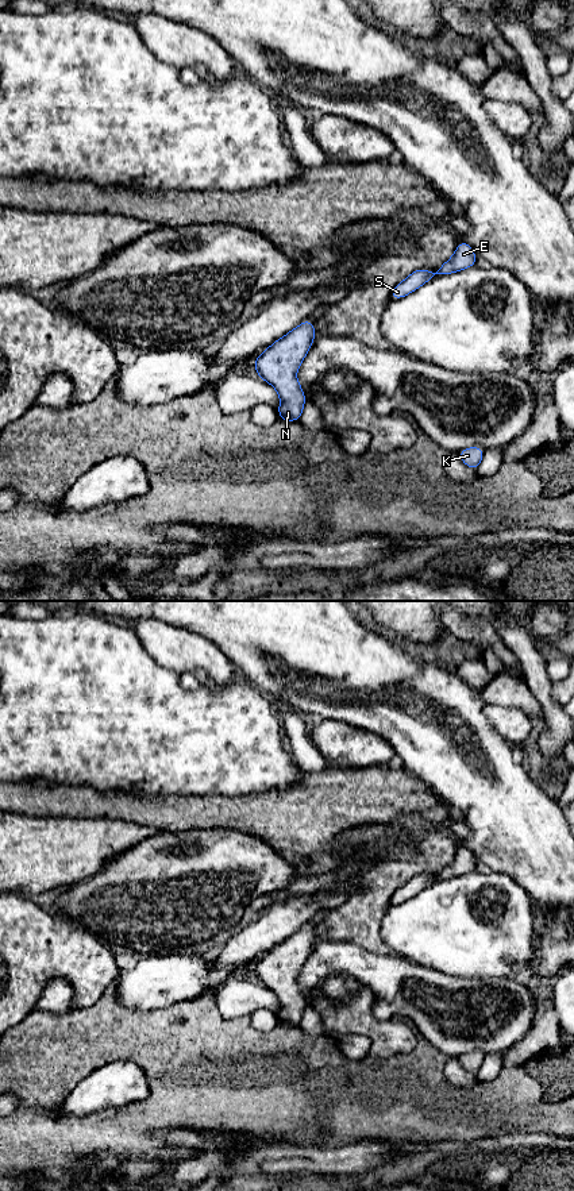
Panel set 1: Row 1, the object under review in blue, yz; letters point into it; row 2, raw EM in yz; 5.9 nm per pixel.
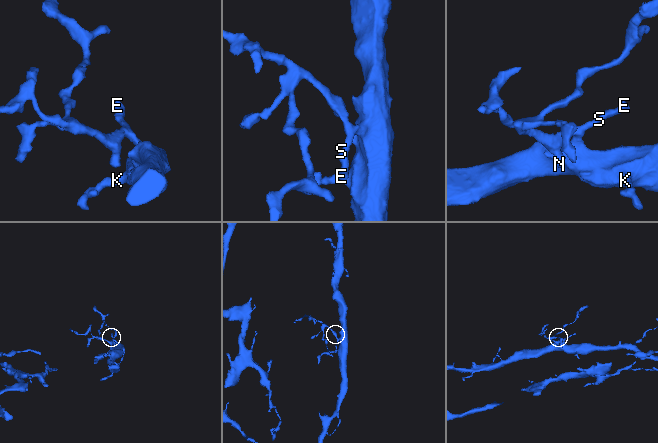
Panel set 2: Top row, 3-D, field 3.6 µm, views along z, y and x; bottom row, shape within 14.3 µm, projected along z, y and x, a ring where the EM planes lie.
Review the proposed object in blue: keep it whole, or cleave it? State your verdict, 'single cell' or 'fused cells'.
single cell

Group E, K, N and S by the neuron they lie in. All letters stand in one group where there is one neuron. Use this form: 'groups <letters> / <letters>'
groups E K N S

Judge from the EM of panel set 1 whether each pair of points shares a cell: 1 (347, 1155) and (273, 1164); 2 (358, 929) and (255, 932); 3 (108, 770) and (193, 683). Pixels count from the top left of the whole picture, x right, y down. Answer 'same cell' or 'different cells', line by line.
1: same cell
2: different cells
3: different cells

